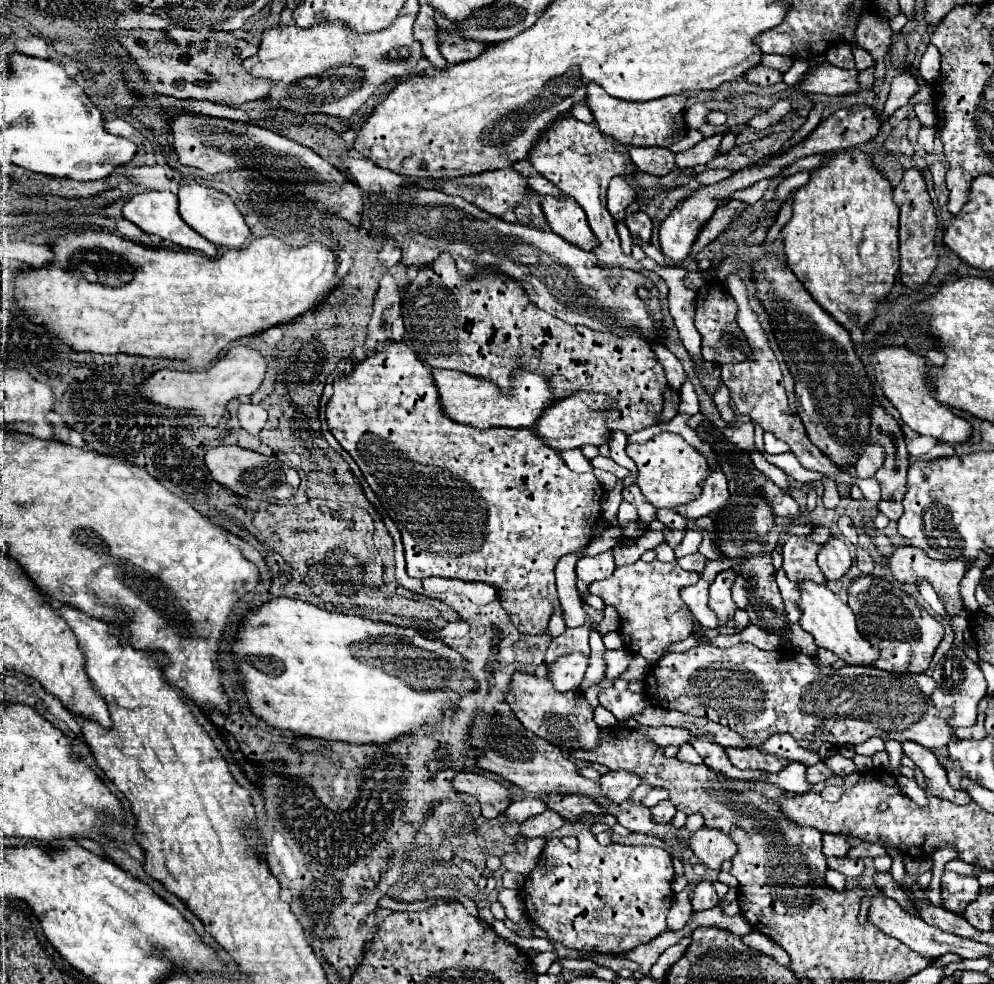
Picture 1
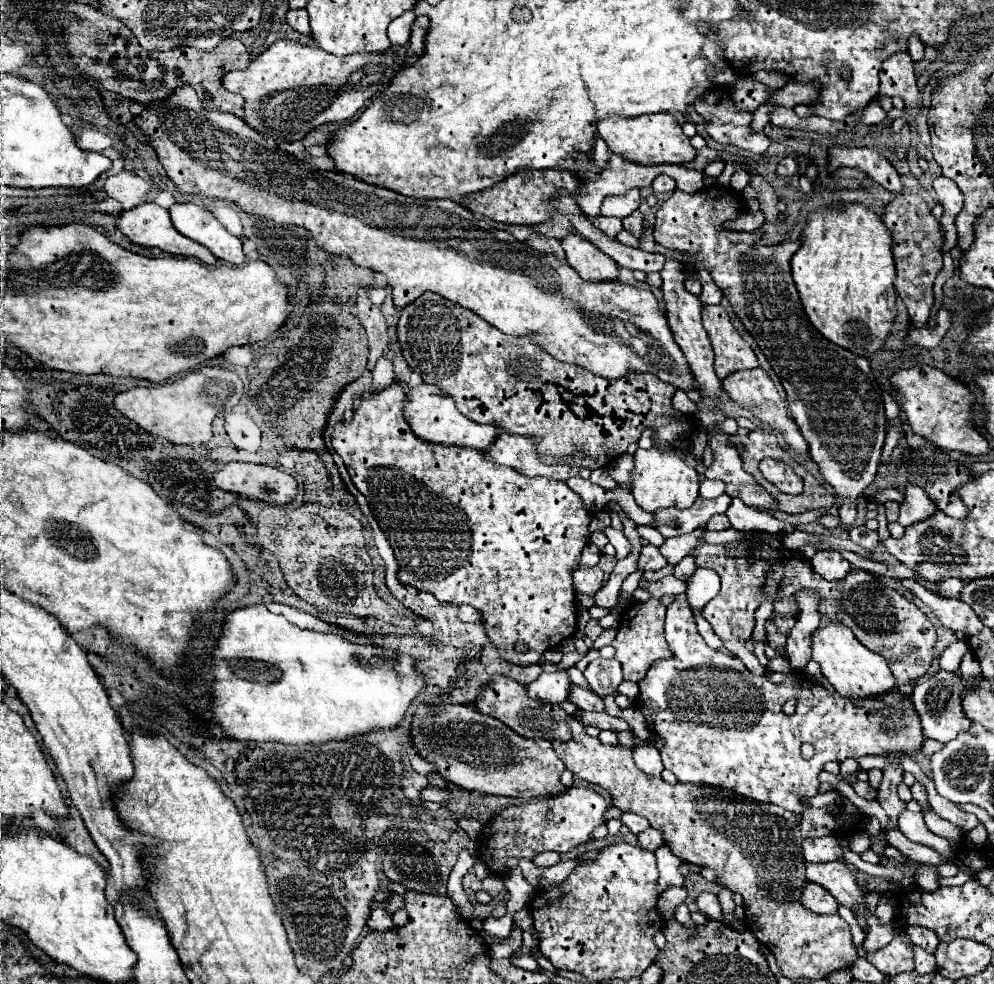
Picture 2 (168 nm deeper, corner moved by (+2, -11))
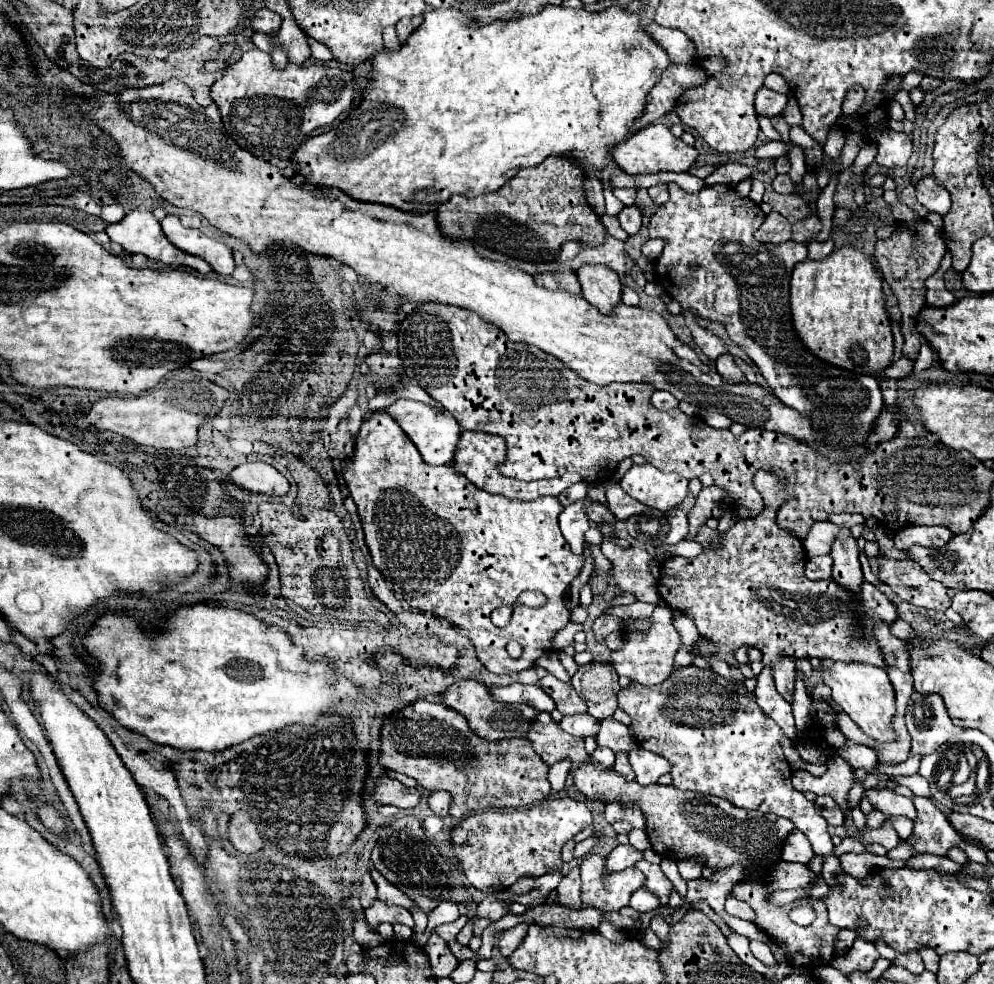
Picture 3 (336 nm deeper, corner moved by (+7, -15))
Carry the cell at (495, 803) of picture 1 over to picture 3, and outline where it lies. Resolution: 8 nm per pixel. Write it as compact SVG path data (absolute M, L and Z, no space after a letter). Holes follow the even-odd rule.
M387 773L375 787L375 799L381 805L397 805L401 809L413 809L421 803L421 793L417 789L403 787L397 779L393 779Z

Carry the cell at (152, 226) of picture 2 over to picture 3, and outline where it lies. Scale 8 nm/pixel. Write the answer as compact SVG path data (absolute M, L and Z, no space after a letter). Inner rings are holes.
M135 209L135 211L129 211L121 221L117 223L109 223L107 225L107 235L111 241L119 243L127 253L143 253L147 255L149 259L155 259L155 261L161 261L165 265L185 265L185 267L191 267L195 271L199 271L201 275L207 275L211 273L211 265L207 261L203 261L201 257L195 257L195 255L189 255L181 249L177 249L161 231L161 225L159 221L155 219L155 215L147 209Z

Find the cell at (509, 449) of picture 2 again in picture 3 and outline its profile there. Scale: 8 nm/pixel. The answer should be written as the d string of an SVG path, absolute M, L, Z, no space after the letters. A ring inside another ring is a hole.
M463 431L461 441L459 441L459 451L455 453L453 465L455 469L459 469L459 473L463 473L471 483L475 483L479 489L485 489L489 493L501 493L509 499L519 499L519 501L533 501L541 495L559 495L563 493L569 485L573 485L582 481L582 477L578 473L565 473L563 476L553 479L541 479L541 481L519 481L519 479L511 479L505 477L499 467L505 461L505 441L497 435L491 433L483 433L483 431Z

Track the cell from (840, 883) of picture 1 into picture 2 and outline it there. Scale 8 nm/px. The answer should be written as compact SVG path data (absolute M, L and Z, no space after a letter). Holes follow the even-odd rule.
M808 883L804 885L804 891L800 895L800 903L804 903L808 909L816 911L816 913L824 913L824 911L836 911L838 903L836 899L820 885L816 883Z

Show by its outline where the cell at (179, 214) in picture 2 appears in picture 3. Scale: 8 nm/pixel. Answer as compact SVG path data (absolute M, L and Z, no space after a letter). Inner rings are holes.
M167 215L161 221L161 227L163 227L163 233L181 251L205 259L213 267L213 271L217 271L219 275L227 277L233 273L233 269L235 269L233 253L229 251L229 247L225 243L219 243L219 241L207 237L199 229L183 227L179 217L175 217L175 215Z

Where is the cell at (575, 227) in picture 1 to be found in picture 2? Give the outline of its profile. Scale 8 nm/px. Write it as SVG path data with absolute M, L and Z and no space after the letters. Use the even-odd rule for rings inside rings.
M568 235L562 239L562 247L566 251L568 263L576 269L576 273L584 281L618 281L618 265L614 259L610 259L606 253L602 253L596 245L590 241L578 237L578 235Z

